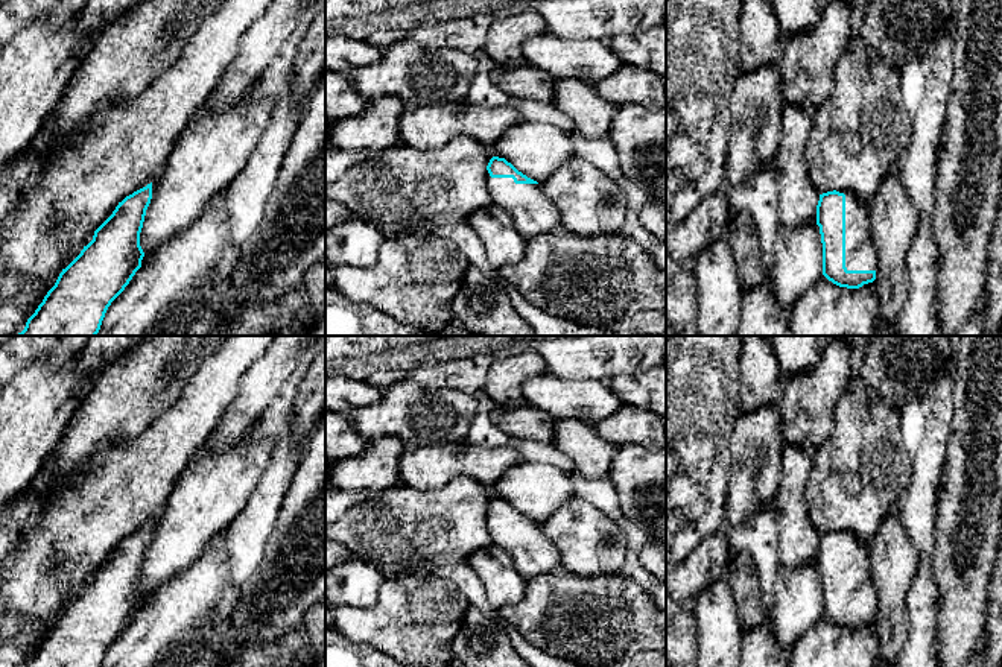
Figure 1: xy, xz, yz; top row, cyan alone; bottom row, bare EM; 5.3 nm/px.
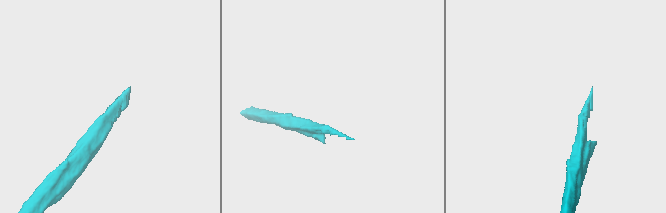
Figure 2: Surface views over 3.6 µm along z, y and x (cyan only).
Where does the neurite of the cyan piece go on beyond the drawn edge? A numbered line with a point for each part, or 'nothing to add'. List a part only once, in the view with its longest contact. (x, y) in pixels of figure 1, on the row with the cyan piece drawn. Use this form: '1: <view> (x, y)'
1: yz (861, 254)

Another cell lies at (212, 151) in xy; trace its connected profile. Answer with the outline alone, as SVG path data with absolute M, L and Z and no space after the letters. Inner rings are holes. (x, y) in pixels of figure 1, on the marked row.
M249 90L237 102L222 109L204 105L195 114L179 134L164 170L152 182L152 199L140 232L140 246L144 252L141 264L157 248L199 219L207 204L239 176L271 122L274 106L274 99L255 97Z

